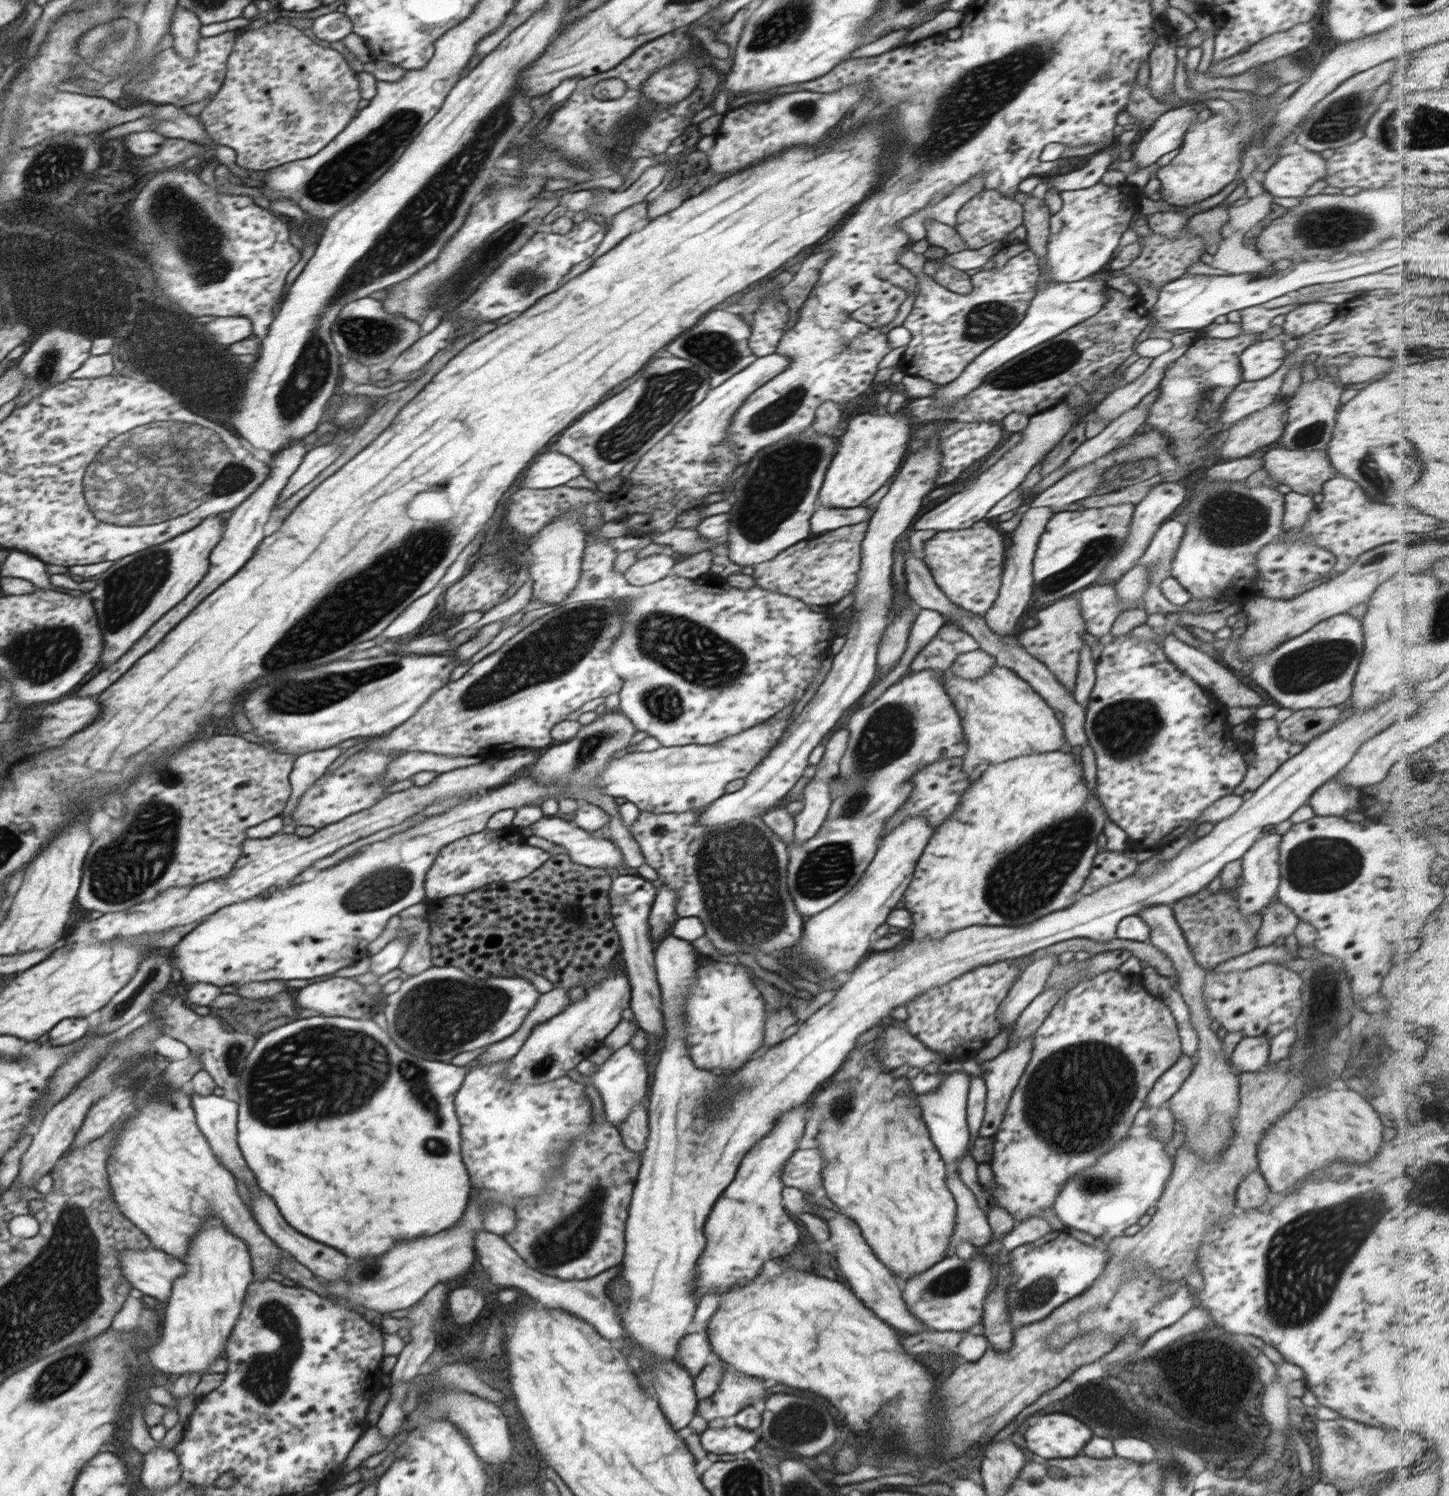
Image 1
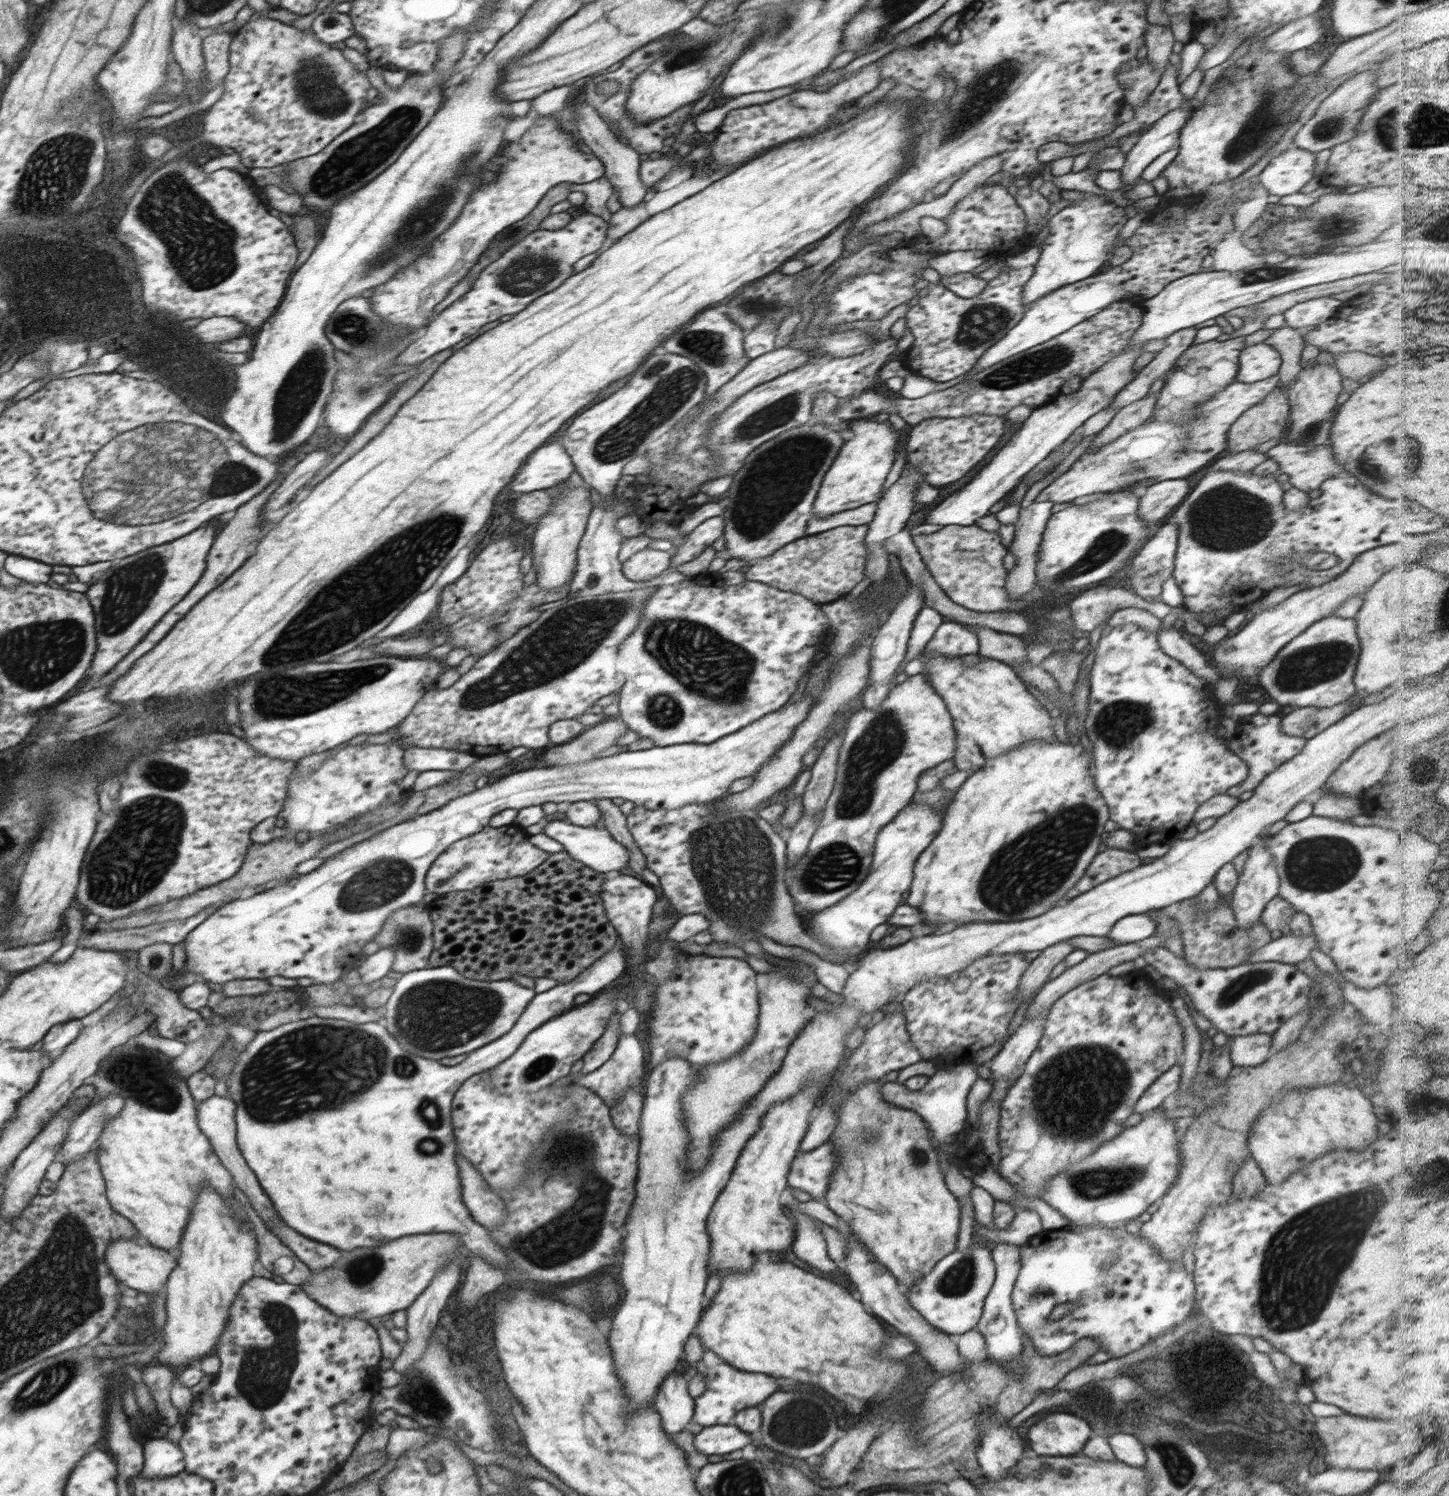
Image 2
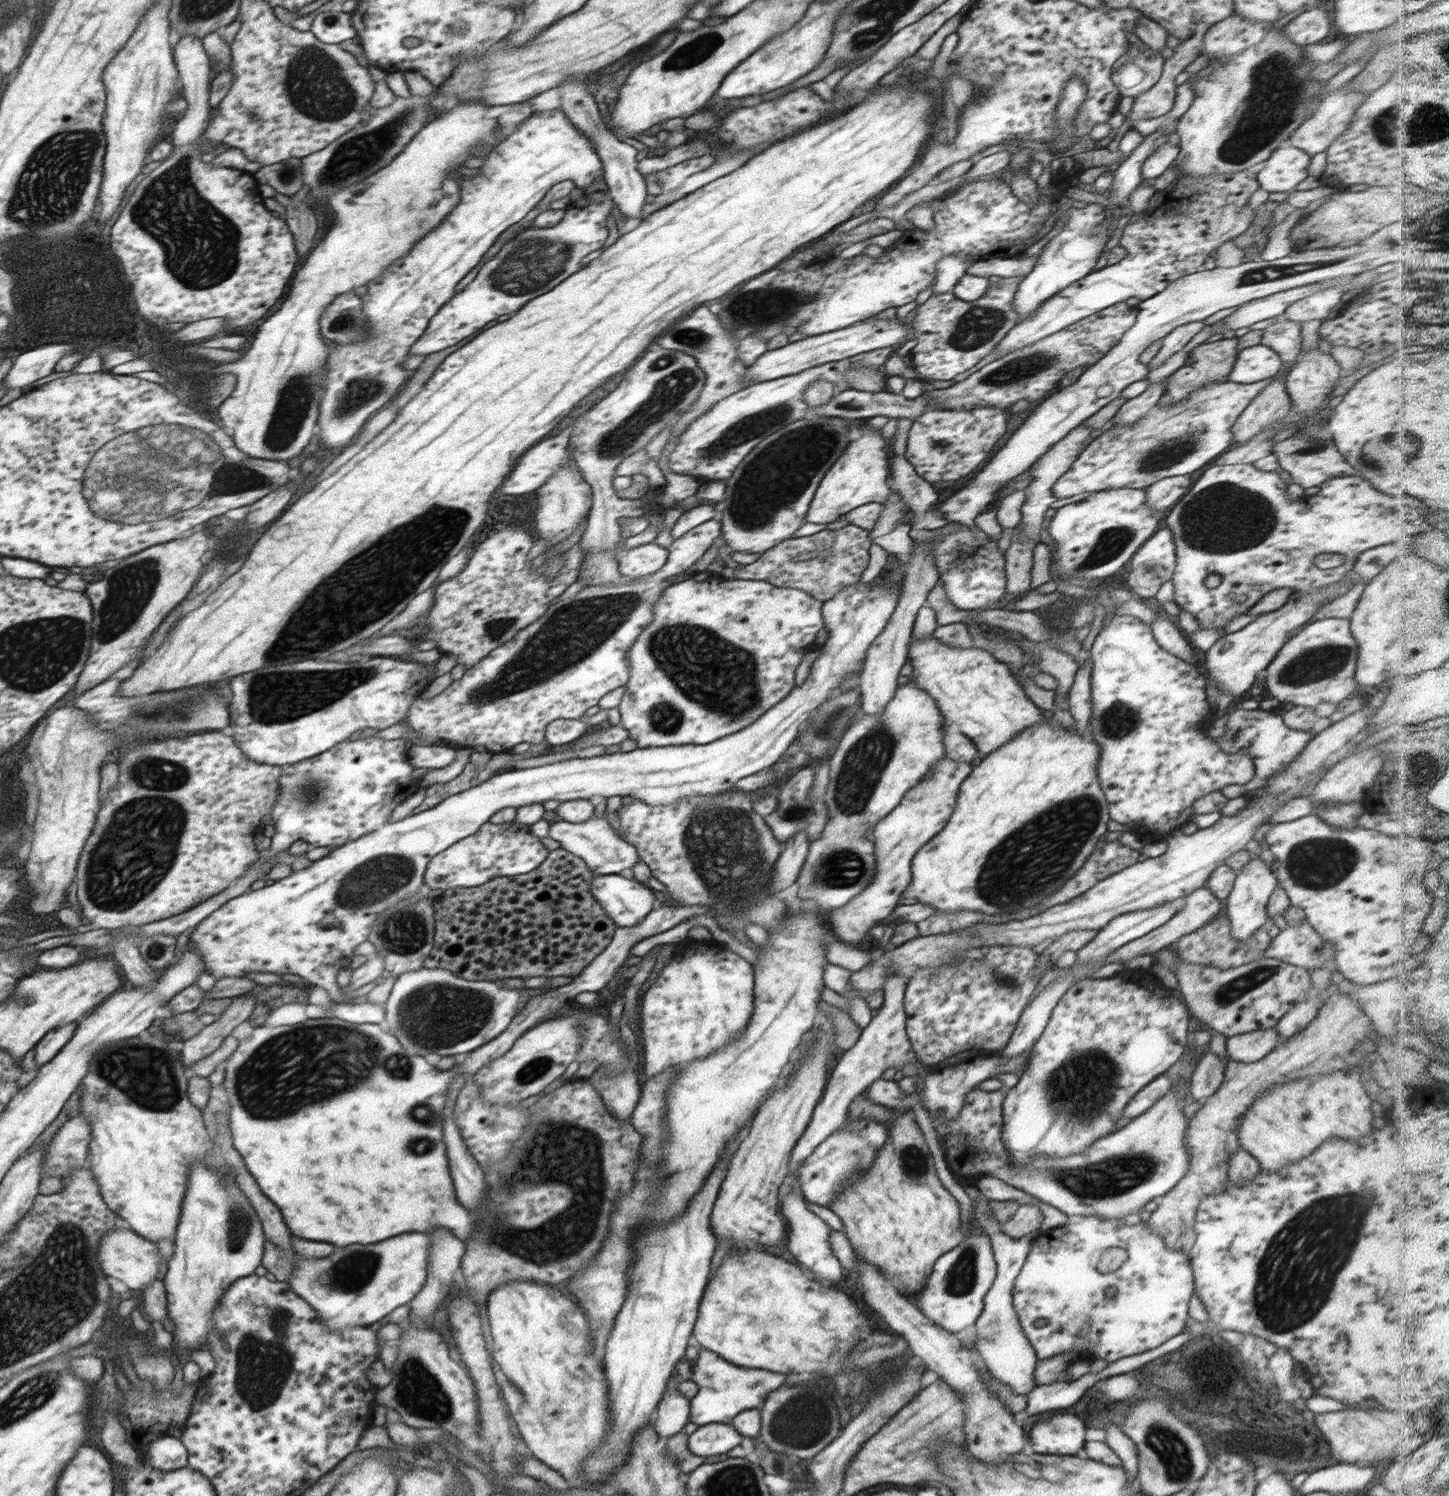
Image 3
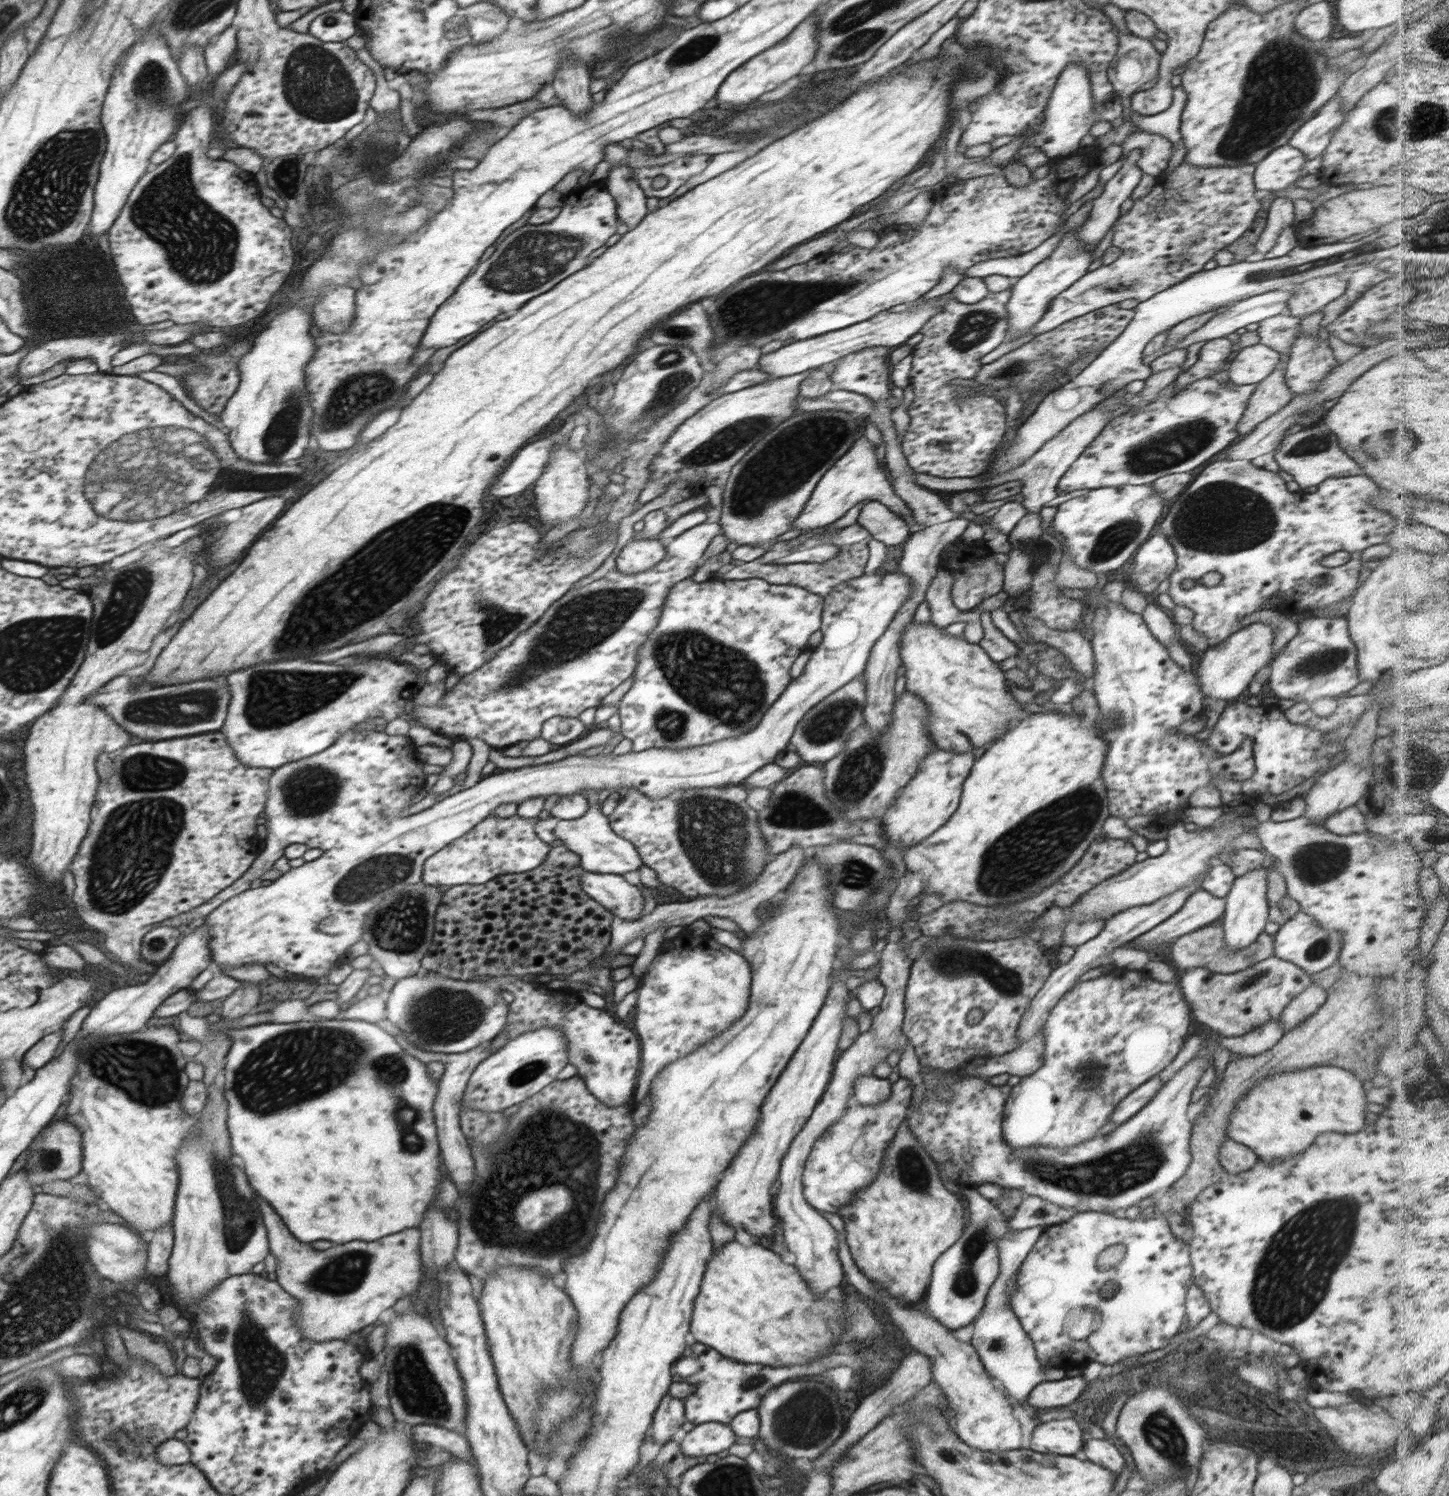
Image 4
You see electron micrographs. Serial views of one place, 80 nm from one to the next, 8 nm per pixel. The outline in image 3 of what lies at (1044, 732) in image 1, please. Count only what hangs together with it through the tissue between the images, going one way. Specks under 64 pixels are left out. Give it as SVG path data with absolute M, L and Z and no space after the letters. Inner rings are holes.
M929 636L911 640L908 658L908 663L914 666L911 674L914 676L912 682L932 695L945 718L943 729L946 751L944 752L948 759L956 761L956 763L970 762L972 752L978 752L984 759L996 749L1004 747L1004 744L1012 741L1012 738L1018 737L1025 728L1045 722L1042 709L1026 695L1013 675L1012 669L992 656L992 653L980 648L978 644L970 649L960 649L944 645L938 639Z

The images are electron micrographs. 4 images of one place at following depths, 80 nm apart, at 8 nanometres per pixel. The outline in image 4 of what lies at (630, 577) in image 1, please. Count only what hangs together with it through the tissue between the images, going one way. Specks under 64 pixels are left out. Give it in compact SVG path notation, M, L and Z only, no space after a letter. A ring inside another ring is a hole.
M658 538L632 539L620 550L616 558L615 570L628 574L646 572L656 566L665 554L665 547Z

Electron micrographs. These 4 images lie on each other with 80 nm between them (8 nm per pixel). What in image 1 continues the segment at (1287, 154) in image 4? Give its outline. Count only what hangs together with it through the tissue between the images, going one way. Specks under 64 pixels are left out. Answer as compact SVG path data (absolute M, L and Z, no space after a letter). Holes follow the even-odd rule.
M1305 150L1280 156L1265 172L1261 184L1275 197L1304 197L1316 180L1327 176L1327 171L1327 160L1320 153Z

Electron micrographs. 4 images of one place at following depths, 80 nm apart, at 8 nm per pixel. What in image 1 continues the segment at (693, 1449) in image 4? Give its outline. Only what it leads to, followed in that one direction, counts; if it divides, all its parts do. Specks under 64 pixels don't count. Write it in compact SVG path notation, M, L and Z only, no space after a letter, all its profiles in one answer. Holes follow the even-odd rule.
M731 1426L722 1429L706 1429L700 1433L704 1450L714 1454L742 1454L750 1448L754 1449L760 1439L758 1431Z

